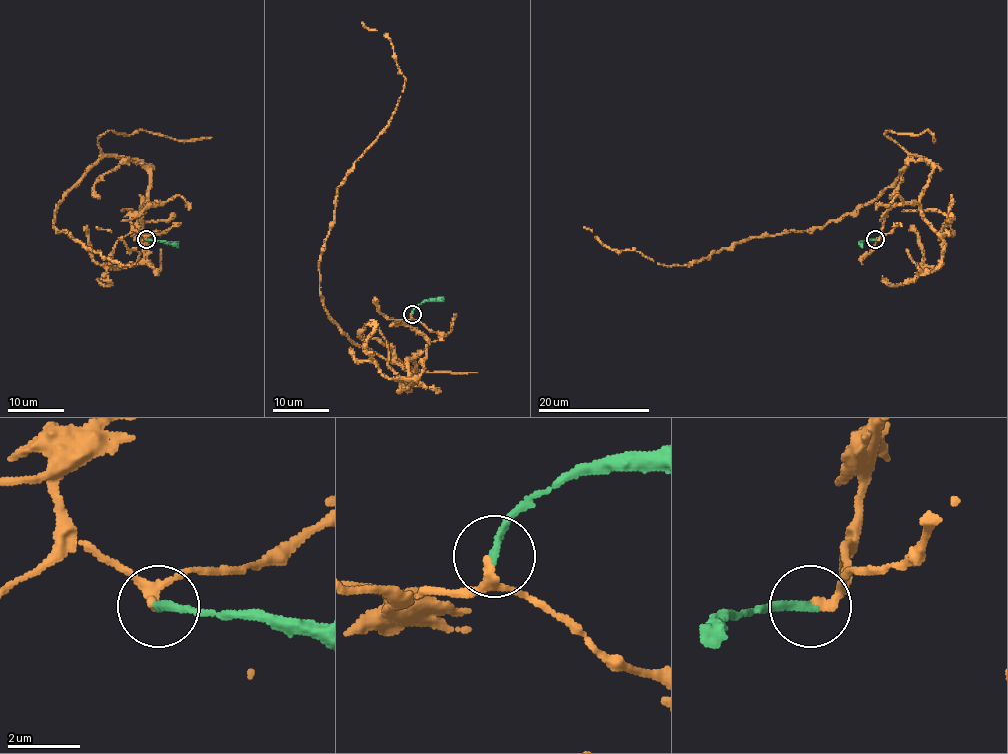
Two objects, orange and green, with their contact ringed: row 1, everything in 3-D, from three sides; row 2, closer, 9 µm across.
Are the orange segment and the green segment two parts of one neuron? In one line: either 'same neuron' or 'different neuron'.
same neuron

